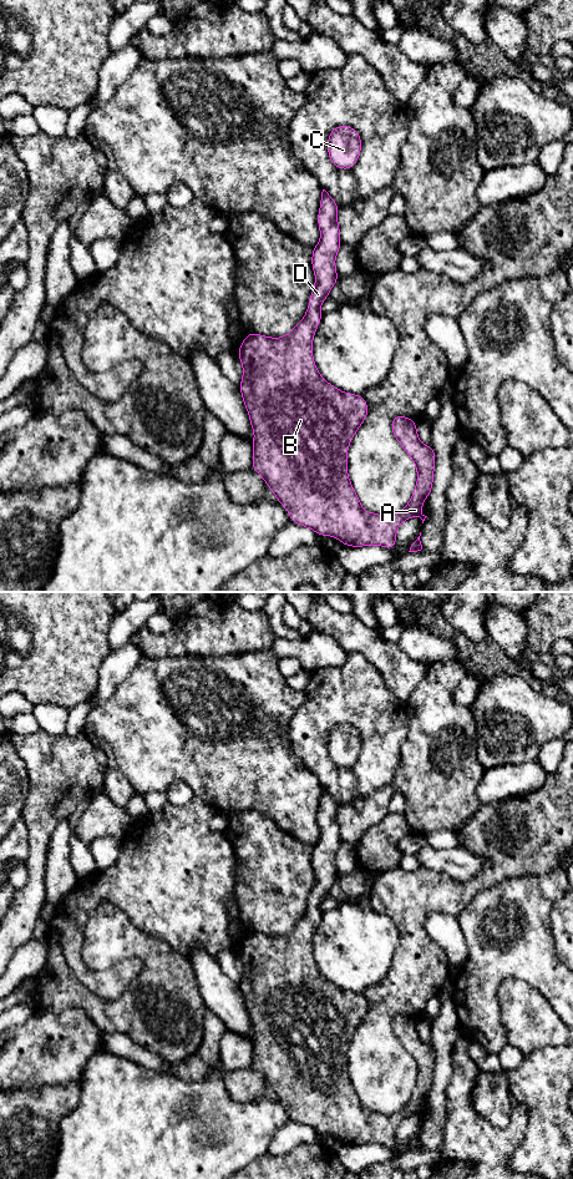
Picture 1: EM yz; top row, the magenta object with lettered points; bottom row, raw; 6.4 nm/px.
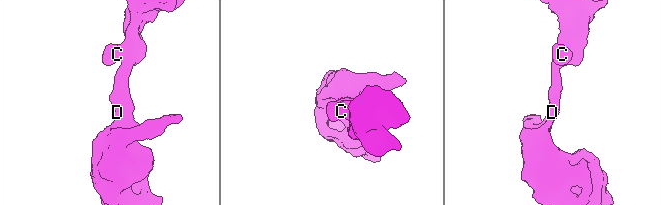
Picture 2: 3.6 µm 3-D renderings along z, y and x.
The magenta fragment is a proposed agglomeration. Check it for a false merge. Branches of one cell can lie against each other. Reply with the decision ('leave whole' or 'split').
leave whole

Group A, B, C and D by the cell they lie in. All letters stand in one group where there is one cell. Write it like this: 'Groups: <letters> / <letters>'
Groups: A B C D

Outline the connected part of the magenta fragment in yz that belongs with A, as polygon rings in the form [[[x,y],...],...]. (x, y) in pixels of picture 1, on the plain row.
[[[323,788],[320,808],[318,811],[318,824],[320,826],[320,839],[313,846],[311,865],[315,871],[315,884],[309,896],[309,905],[305,915],[282,936],[264,935],[257,931],[248,931],[239,948],[237,950],[243,963],[243,976],[239,982],[242,998],[249,1013],[250,1023],[254,1029],[253,1038],[253,1069],[258,1071],[267,1084],[275,1092],[289,1110],[290,1119],[315,1129],[320,1134],[333,1134],[343,1140],[344,1144],[362,1145],[377,1143],[392,1148],[396,1143],[396,1129],[400,1123],[410,1115],[420,1115],[422,1122],[427,1114],[422,1112],[422,1099],[429,1098],[432,1088],[436,1051],[433,1044],[424,1043],[417,1033],[416,1018],[402,1013],[396,1013],[391,1019],[392,1032],[401,1046],[415,1061],[417,1068],[417,1081],[410,1100],[396,1113],[384,1114],[367,1110],[361,1105],[361,1100],[350,1081],[348,1073],[346,1051],[350,1041],[367,1014],[367,1001],[362,993],[354,993],[340,990],[329,982],[318,970],[313,956],[313,936],[321,920],[321,901],[334,882],[338,881],[335,856],[340,847],[340,828],[338,820],[339,804],[334,796]]]

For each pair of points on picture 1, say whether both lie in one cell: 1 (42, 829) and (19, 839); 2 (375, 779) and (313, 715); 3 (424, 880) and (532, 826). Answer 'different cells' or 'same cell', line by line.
1: different cells
2: same cell
3: same cell

